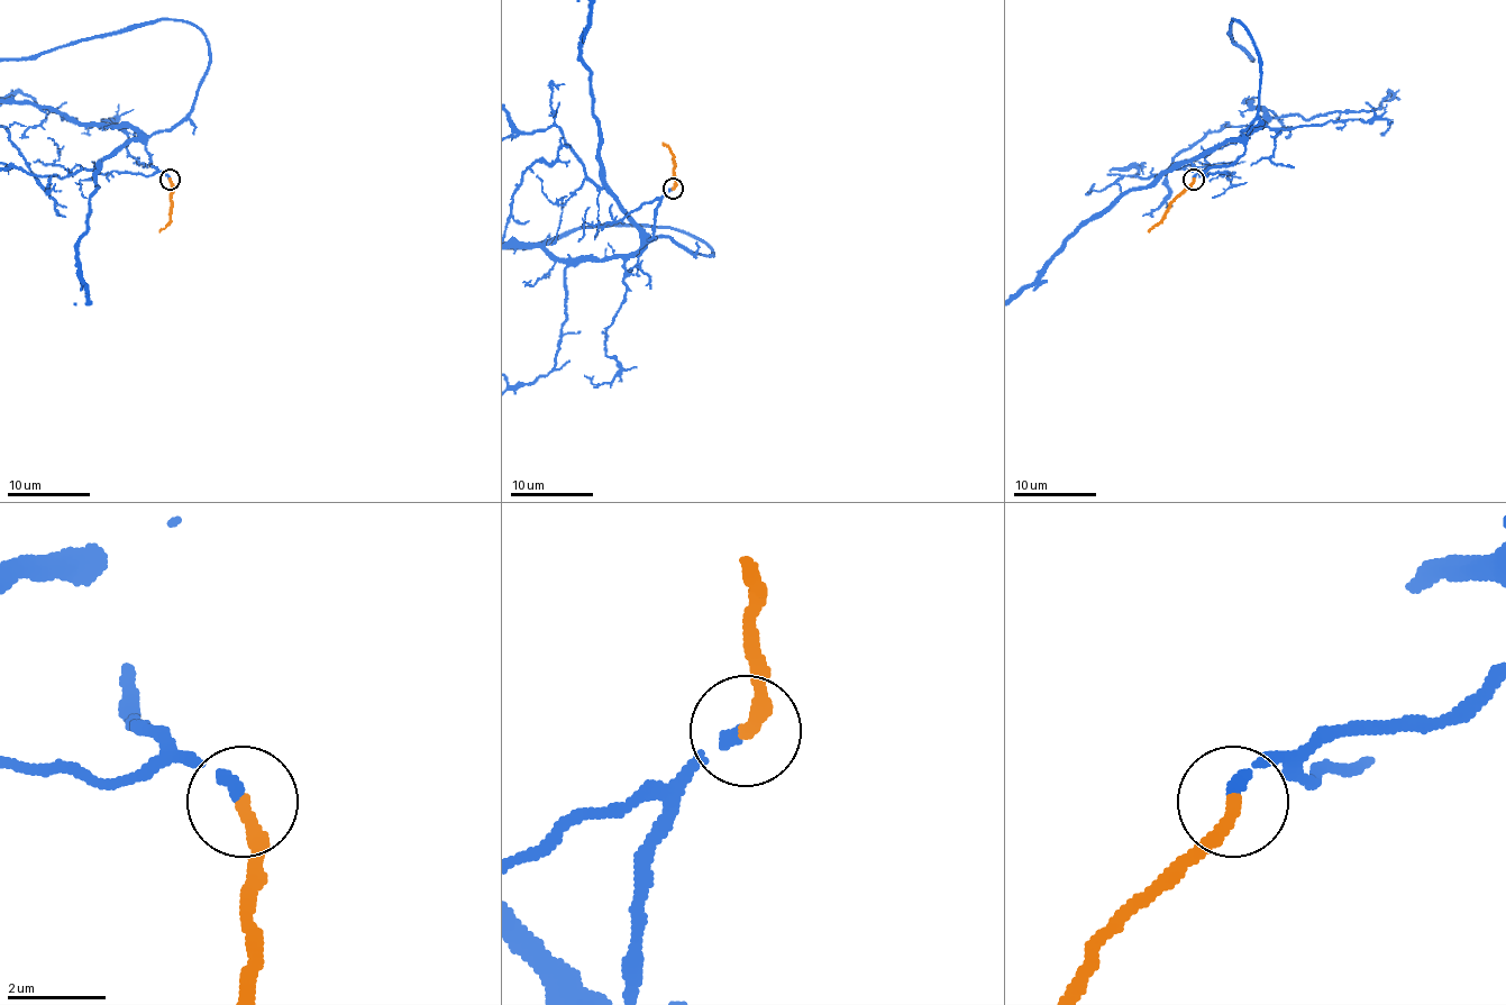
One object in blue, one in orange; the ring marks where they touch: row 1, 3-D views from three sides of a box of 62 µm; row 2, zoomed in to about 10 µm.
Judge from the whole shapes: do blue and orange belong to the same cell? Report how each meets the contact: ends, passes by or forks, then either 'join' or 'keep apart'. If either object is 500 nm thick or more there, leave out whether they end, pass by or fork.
blue ends; orange ends; join

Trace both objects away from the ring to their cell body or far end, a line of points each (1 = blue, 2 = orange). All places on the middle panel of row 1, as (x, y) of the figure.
1: (673, 189), (650, 241), (671, 237), (711, 256), (684, 230), (636, 227)
2: (673, 189), (673, 154), (663, 143)

